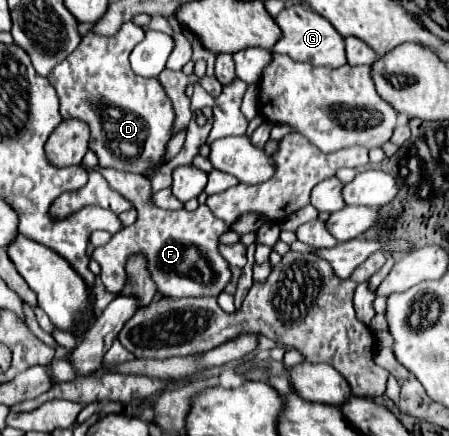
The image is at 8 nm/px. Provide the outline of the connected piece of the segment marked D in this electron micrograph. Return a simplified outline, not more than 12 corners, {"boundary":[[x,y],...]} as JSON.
{"boundary":[[144,30],[88,32],[48,78],[98,164],[160,168],[174,108],[128,54]]}

